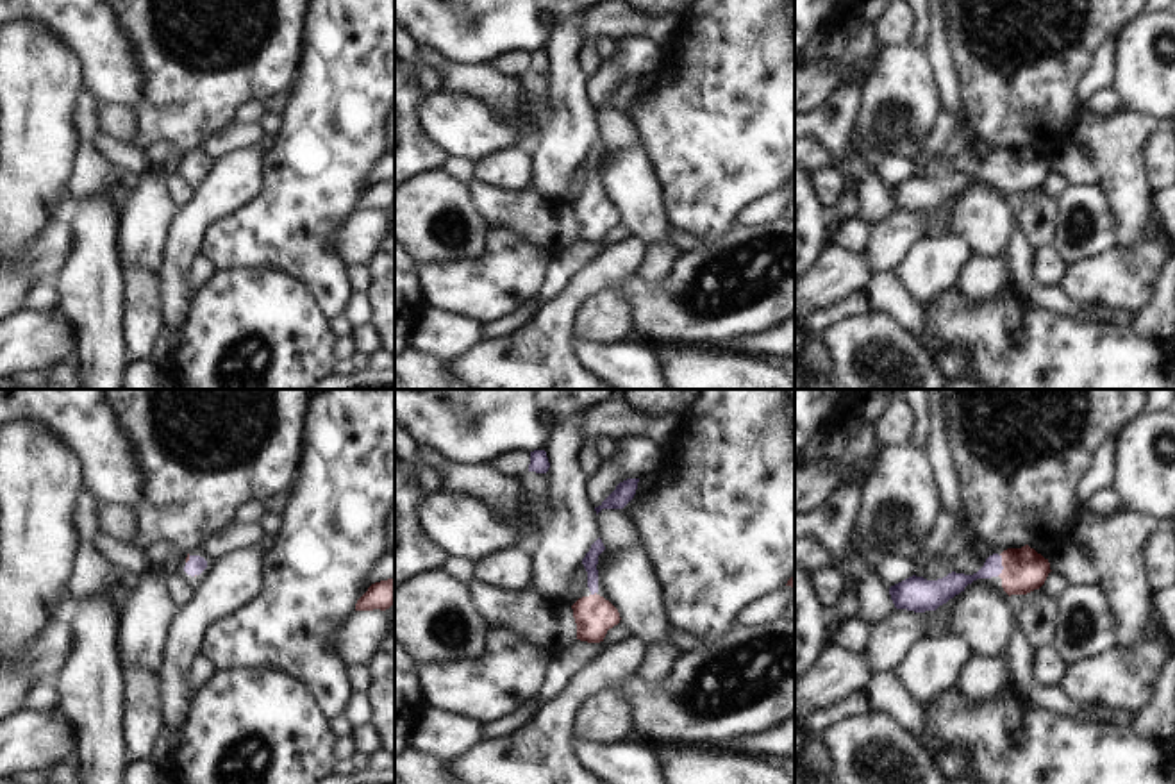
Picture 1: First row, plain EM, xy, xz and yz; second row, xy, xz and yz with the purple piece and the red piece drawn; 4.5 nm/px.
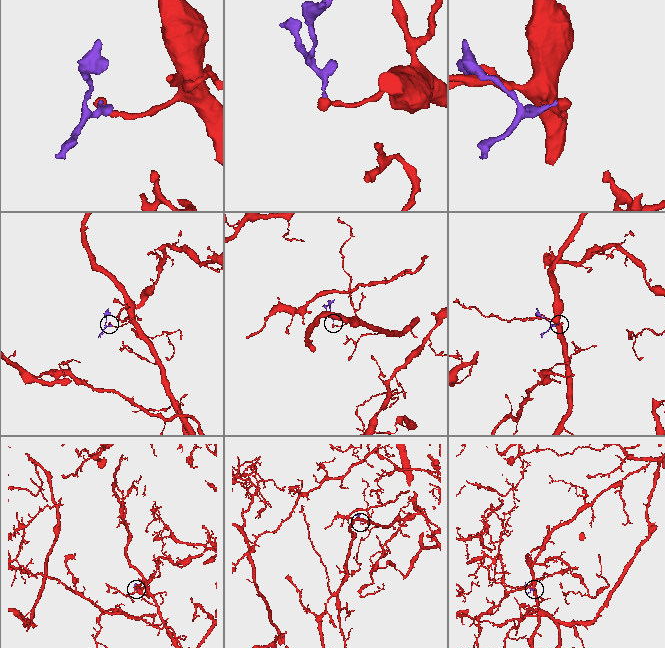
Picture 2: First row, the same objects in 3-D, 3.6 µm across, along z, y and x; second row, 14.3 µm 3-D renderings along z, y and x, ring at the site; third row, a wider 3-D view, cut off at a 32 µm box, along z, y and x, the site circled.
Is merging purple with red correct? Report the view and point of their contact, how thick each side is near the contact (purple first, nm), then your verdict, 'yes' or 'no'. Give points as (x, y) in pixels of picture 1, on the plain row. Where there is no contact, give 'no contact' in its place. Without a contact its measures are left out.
contact yz (1000, 165); calibres 100 and 190 nm; yes

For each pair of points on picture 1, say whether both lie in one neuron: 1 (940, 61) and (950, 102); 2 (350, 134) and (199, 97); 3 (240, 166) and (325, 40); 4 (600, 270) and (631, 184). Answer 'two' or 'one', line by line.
1: one
2: two
3: two
4: two

